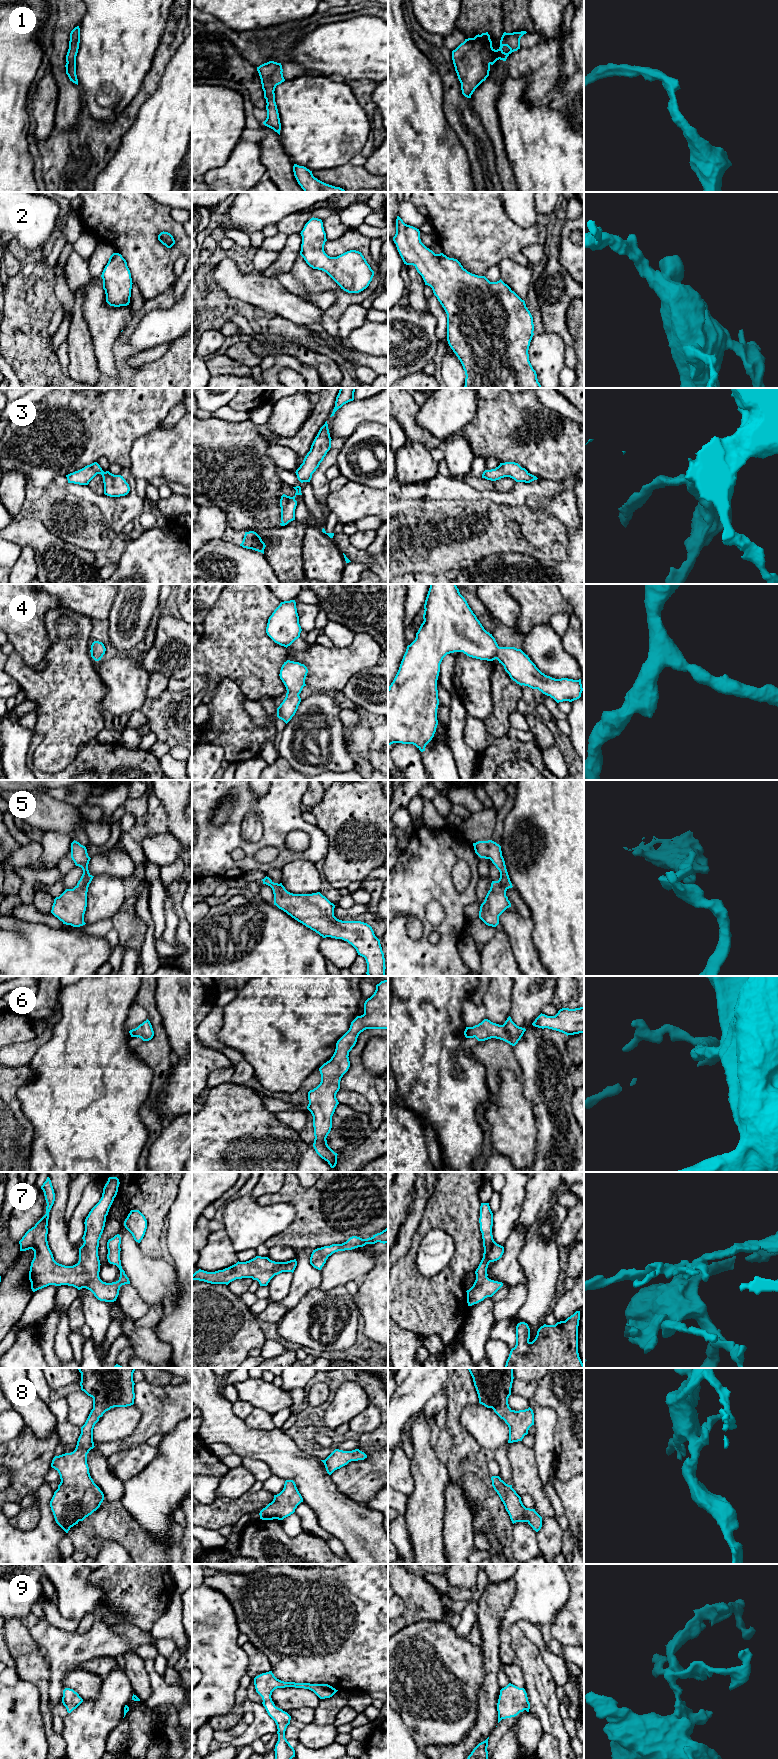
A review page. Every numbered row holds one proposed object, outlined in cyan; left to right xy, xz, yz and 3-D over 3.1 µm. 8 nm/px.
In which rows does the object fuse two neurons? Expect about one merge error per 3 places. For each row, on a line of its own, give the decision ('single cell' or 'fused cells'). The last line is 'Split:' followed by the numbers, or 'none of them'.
1: single cell
2: single cell
3: single cell
4: single cell
5: single cell
6: single cell
7: single cell
8: single cell
9: single cell
Split: none of them

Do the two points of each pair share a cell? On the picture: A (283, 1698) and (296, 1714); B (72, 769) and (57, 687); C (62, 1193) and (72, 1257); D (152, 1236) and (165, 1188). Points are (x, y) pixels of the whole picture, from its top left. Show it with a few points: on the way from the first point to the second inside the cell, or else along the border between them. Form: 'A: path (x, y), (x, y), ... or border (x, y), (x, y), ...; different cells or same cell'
A: border (314, 1708), (296, 1707), (287, 1712); different cells
B: border (79, 751), (76, 757), (63, 769); different cells
C: path (58, 1209), (56, 1213), (56, 1226), (58, 1241); same cell
D: path (155, 1224), (156, 1200); same cell

